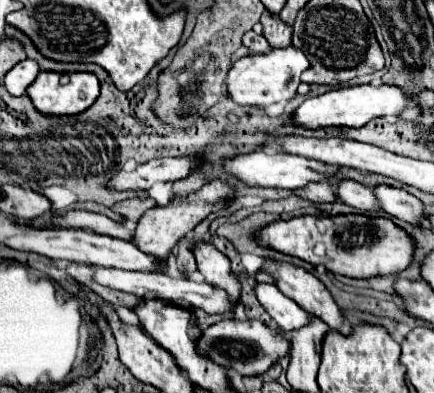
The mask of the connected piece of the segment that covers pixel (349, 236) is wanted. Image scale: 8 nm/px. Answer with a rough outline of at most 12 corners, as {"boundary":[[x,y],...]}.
{"boundary":[[299,216],[259,244],[351,278],[413,260],[389,218]]}

